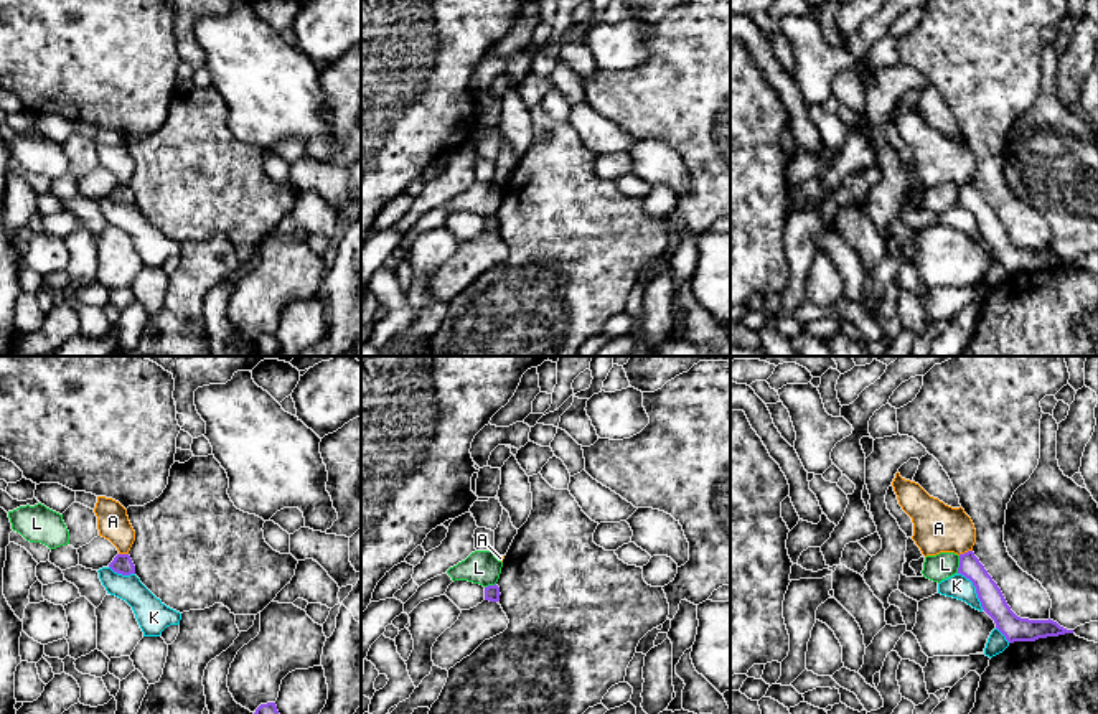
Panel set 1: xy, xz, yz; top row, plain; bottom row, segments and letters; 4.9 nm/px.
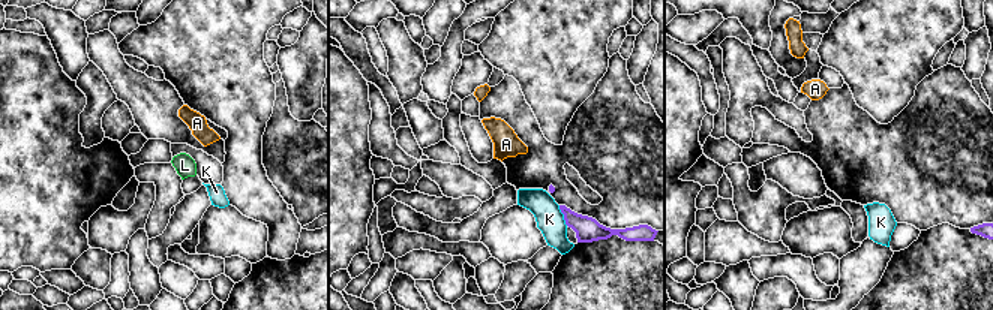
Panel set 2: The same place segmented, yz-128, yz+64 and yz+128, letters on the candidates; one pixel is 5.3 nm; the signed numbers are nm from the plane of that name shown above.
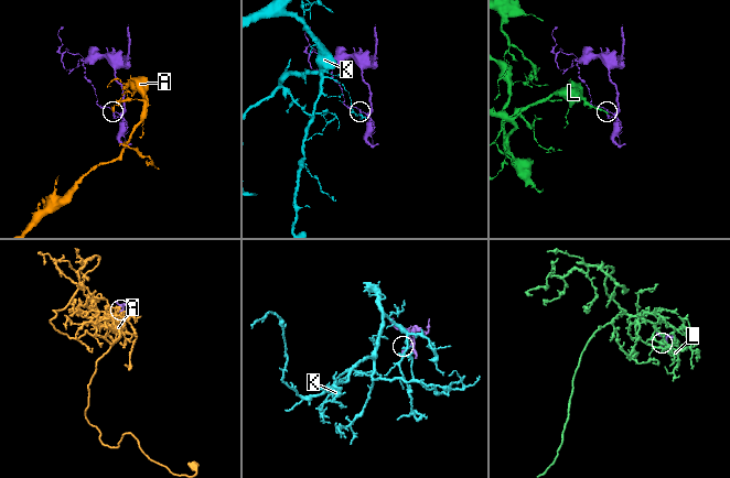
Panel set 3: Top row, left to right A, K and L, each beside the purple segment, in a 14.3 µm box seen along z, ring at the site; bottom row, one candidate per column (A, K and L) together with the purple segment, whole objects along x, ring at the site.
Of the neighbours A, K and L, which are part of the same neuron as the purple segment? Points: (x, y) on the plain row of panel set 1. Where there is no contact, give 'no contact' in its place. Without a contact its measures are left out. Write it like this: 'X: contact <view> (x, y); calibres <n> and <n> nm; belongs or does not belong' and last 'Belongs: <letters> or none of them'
A: contact yz (965, 183); calibres 120 and 240 nm; does not belong
K: contact yz (976, 220); calibres 120 and 120 nm; does not belong
L: contact yz (960, 195); calibres 120 and 130 nm; does not belong
Belongs: none of them

